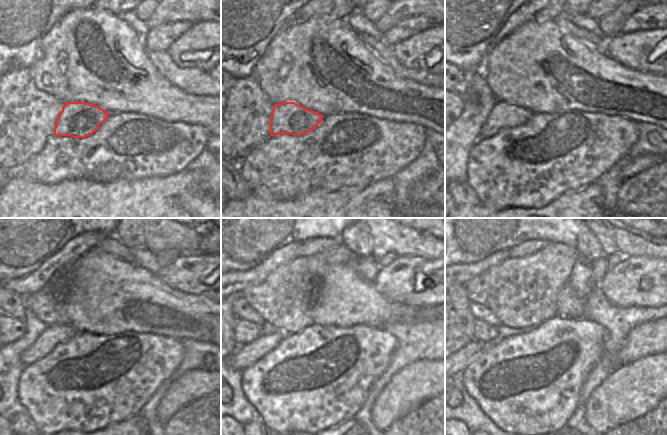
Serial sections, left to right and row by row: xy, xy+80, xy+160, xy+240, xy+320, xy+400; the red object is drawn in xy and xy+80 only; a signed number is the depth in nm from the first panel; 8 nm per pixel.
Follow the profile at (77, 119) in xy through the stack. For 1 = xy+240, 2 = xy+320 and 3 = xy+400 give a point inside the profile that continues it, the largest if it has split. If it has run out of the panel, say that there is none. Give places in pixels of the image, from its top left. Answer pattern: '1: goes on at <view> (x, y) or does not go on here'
1: goes on at xy+240 (52, 336)
2: goes on at xy+320 (245, 356)
3: goes on at xy+400 (465, 355)

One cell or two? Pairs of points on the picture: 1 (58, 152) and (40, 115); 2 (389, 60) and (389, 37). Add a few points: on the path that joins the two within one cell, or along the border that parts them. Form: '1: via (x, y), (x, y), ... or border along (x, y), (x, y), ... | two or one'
1: border along (53, 135), (36, 154) | two
2: border along (378, 37), (391, 46) | two

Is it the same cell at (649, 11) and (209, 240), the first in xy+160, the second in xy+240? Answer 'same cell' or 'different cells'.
same cell

